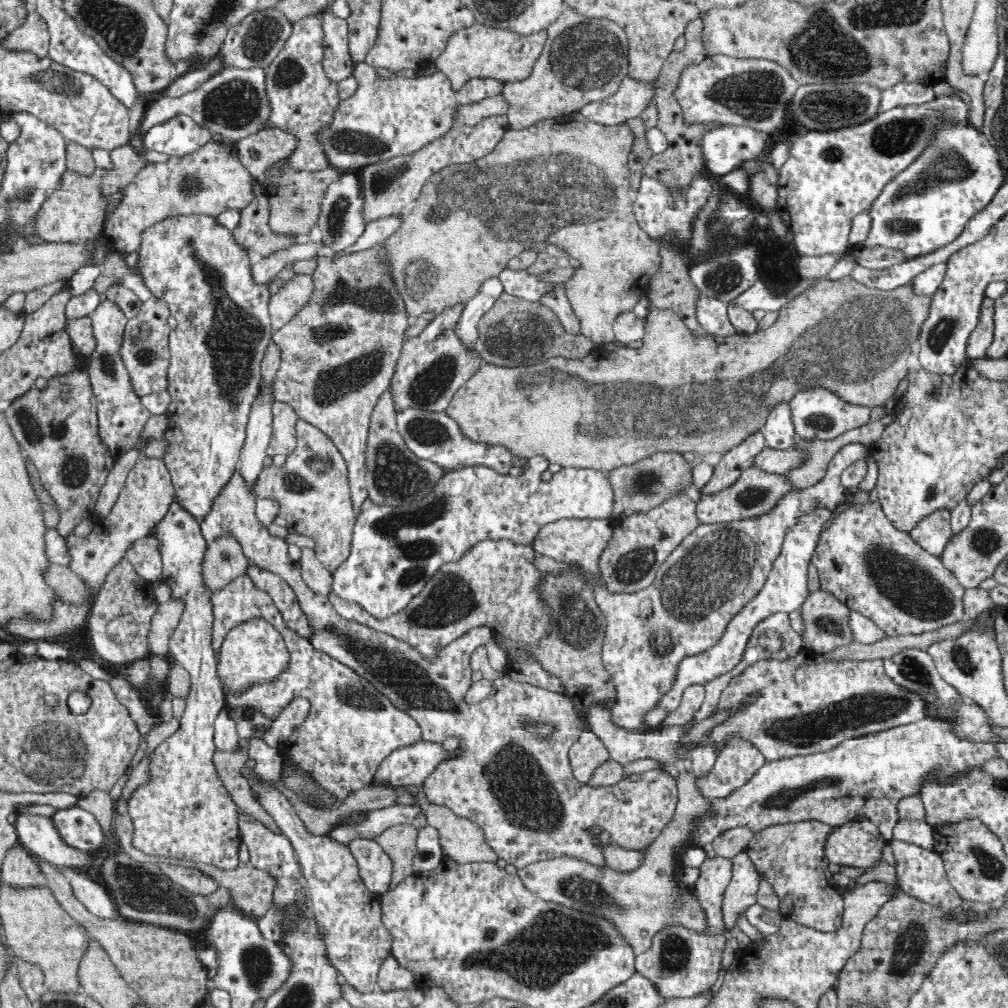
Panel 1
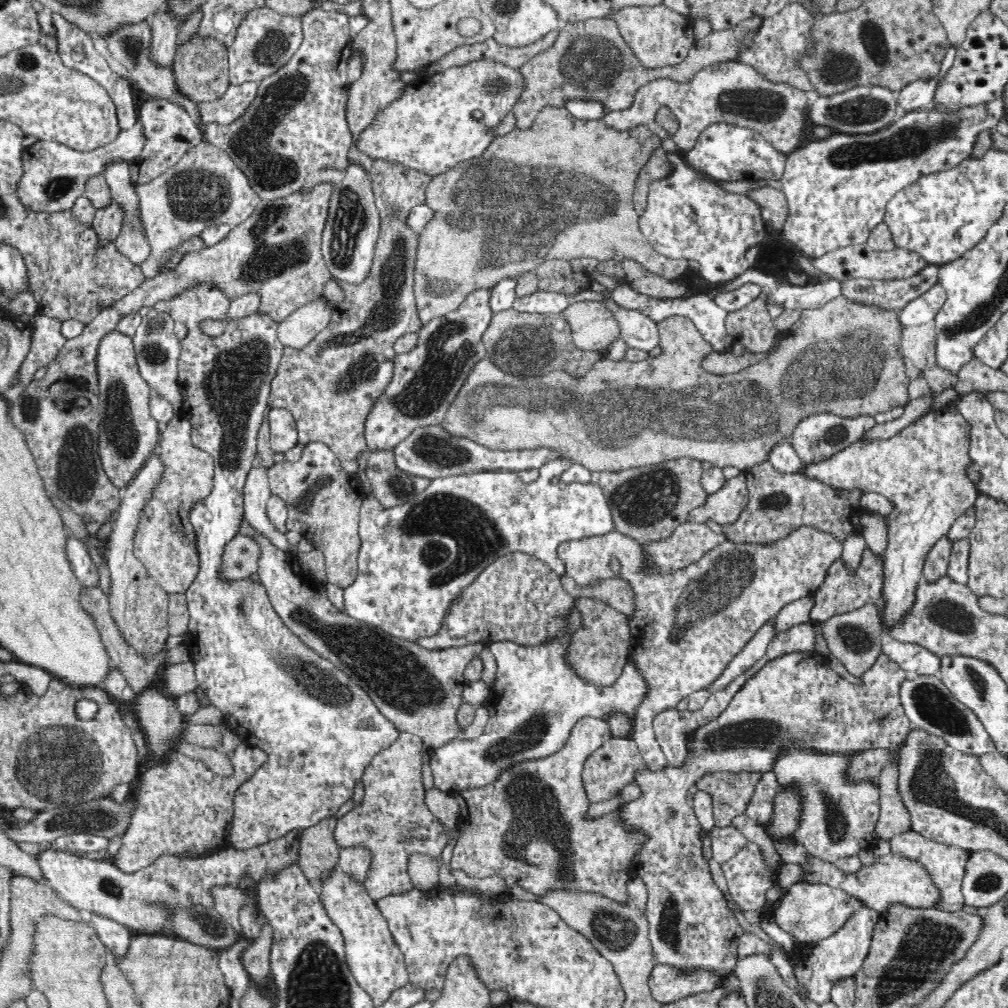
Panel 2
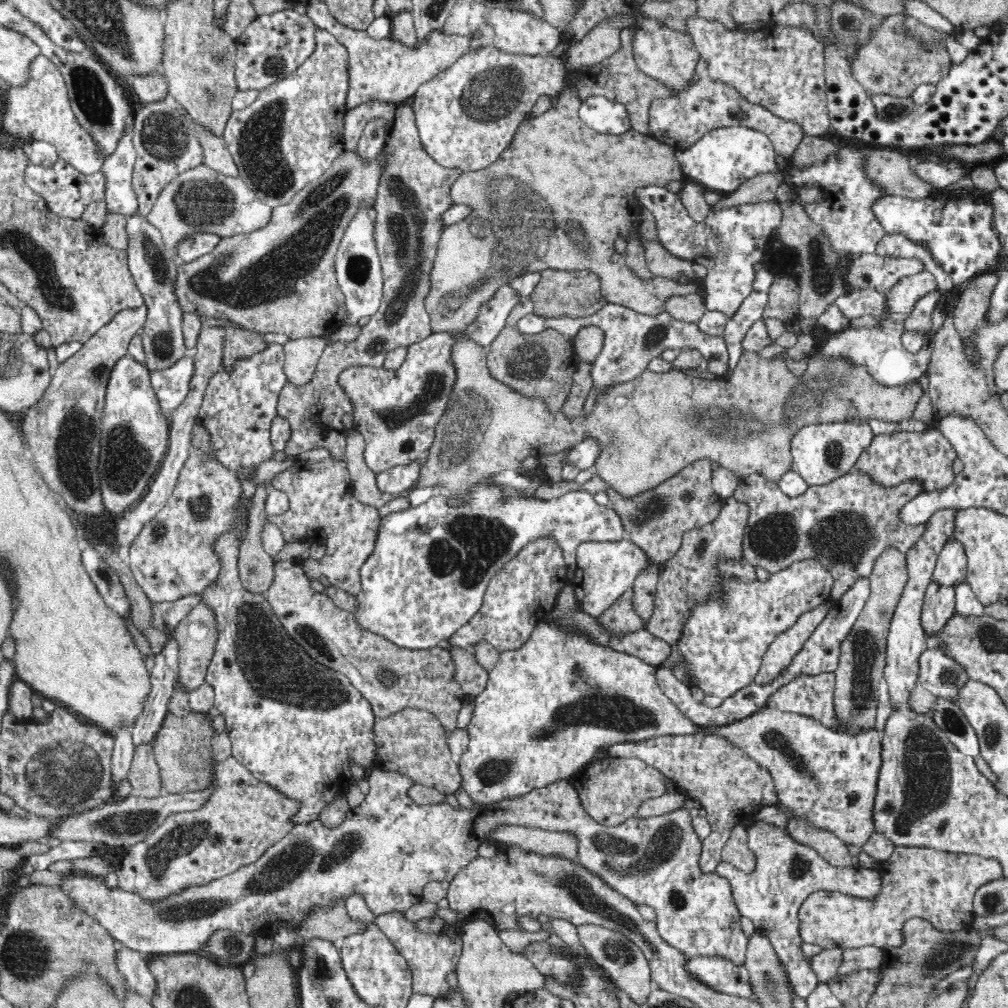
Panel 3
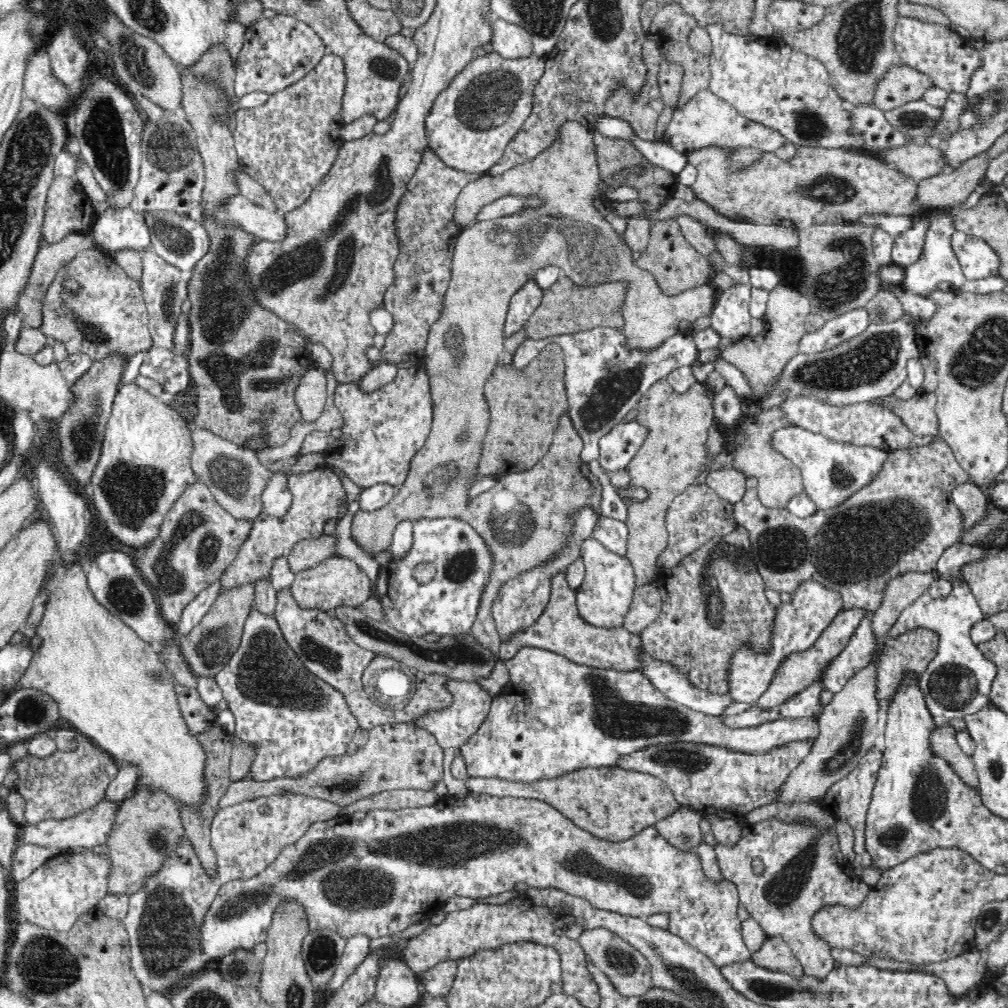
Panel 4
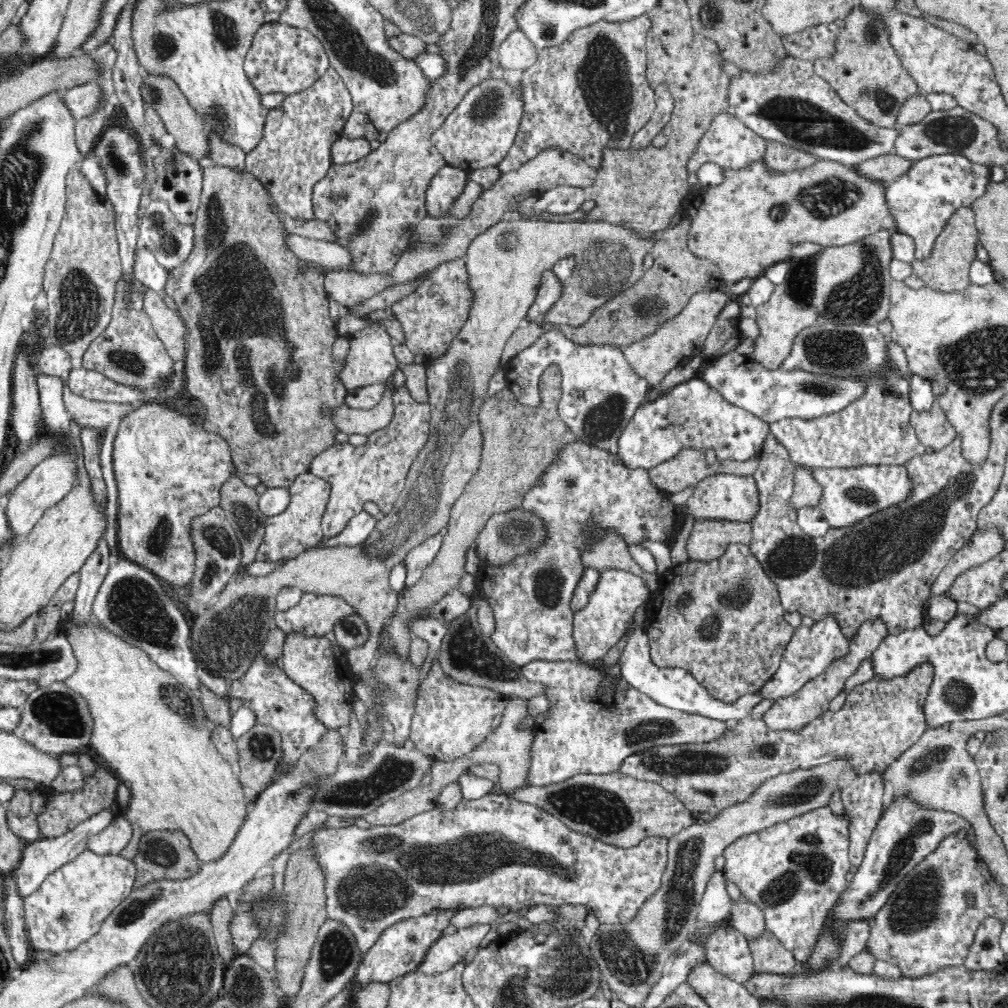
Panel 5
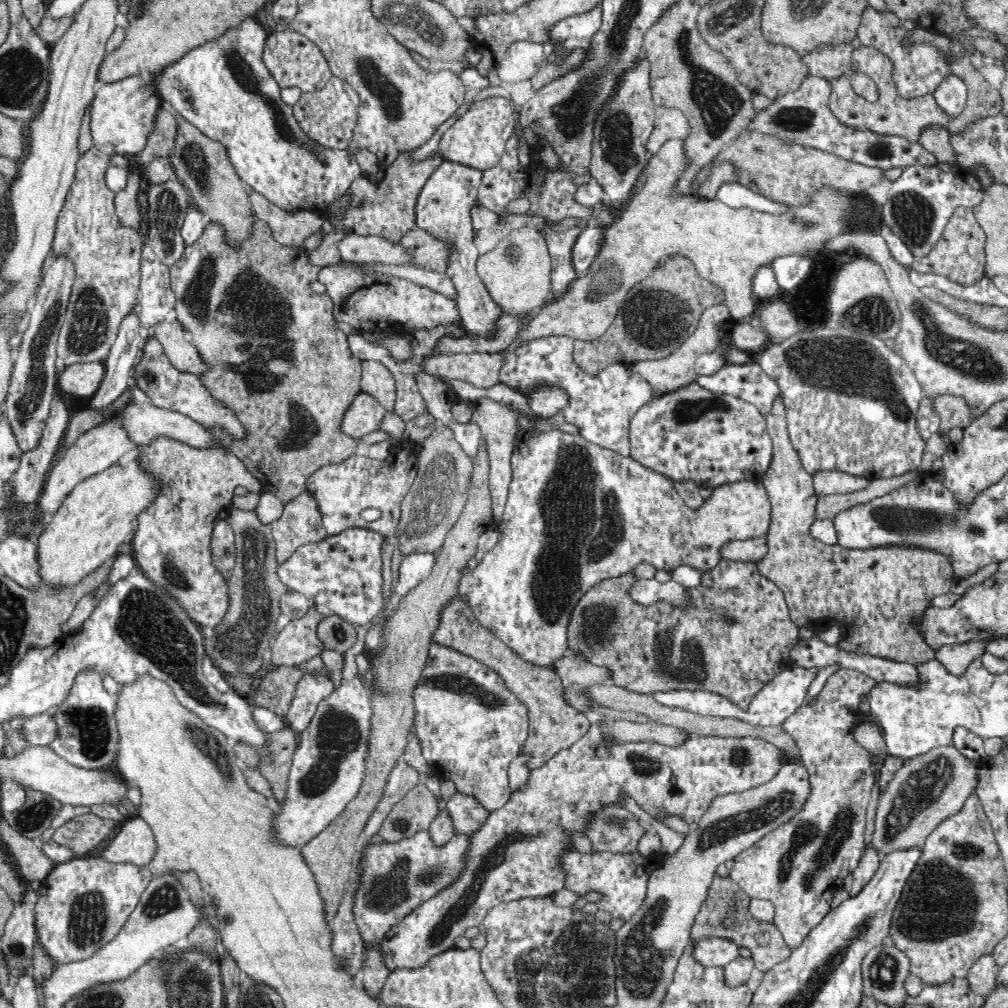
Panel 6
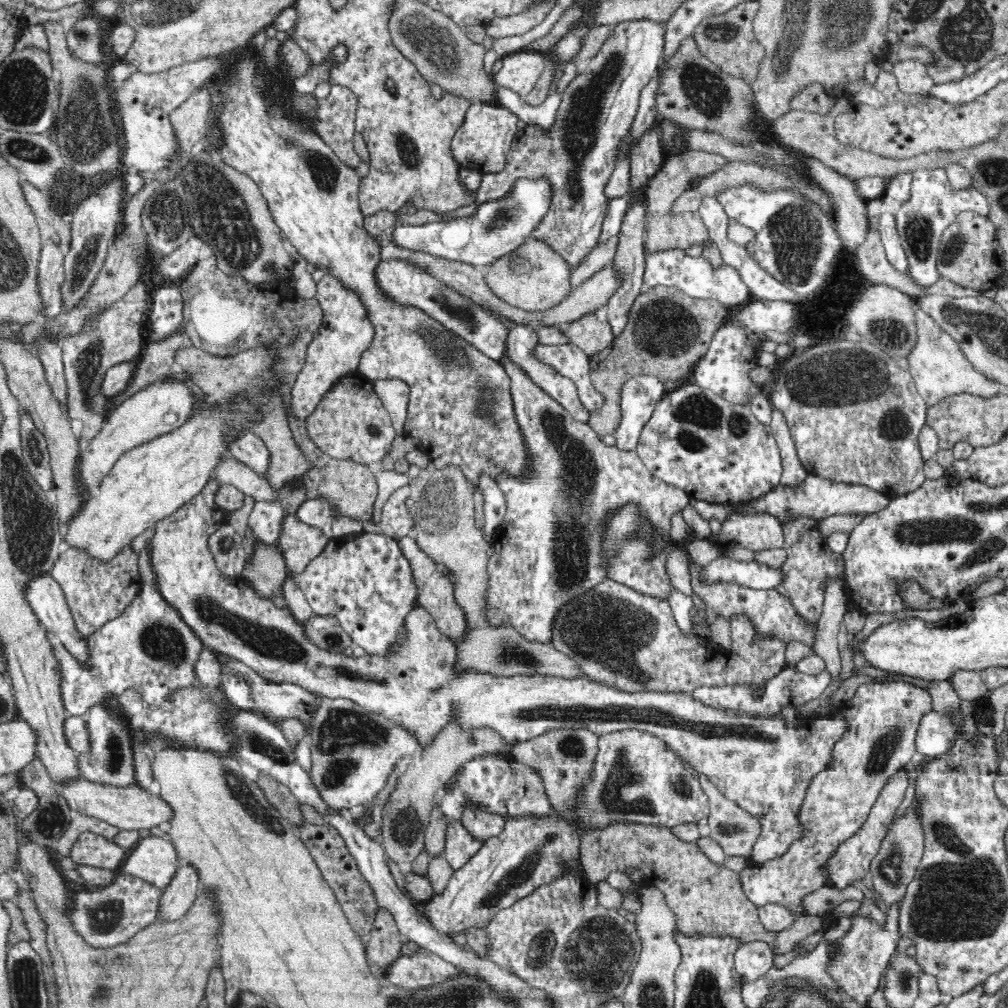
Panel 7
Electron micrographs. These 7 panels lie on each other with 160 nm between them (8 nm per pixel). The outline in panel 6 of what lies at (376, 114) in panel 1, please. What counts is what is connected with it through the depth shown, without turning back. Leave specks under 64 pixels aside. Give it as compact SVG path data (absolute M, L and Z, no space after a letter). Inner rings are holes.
M506 98L478 100L442 135L438 146L442 158L479 171L496 166L504 154L508 140L514 135L514 111L515 107Z

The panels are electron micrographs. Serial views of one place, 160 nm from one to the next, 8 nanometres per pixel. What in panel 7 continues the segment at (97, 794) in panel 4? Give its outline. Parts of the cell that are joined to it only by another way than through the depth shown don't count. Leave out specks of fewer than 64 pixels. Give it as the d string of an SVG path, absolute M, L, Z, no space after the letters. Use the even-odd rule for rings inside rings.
M82 832L72 844L70 858L76 864L87 864L112 872L121 870L127 852L115 842L110 842L101 834Z

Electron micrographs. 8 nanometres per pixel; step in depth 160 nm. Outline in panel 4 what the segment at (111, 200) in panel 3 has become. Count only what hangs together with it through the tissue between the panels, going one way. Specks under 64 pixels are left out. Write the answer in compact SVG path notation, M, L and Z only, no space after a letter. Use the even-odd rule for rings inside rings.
M110 205L105 212L100 213L94 218L94 224L88 228L95 242L98 242L100 246L104 248L110 248L110 250L128 250L128 248L134 248L138 254L151 246L151 236L146 224L143 212L134 212L130 208L112 209Z

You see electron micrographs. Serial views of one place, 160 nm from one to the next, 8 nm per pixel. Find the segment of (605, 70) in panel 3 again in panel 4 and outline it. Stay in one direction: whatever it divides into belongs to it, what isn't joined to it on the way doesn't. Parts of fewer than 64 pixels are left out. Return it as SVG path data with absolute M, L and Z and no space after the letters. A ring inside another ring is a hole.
M644 38L645 42L642 44L642 54L644 56L644 62L647 64L647 82L645 86L642 86L636 93L632 93L630 89L626 89L624 83L621 83L616 89L612 97L608 97L606 101L606 110L604 111L610 117L619 117L630 124L630 127L634 127L636 131L636 137L644 141L656 141L656 126L658 125L658 118L662 111L665 110L665 103L662 99L662 94L658 85L659 74L659 50L657 46L647 38Z

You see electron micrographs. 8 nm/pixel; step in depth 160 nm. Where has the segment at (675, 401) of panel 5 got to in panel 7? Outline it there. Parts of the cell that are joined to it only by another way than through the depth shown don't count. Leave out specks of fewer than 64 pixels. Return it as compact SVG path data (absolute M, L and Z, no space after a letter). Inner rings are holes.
M694 382L665 393L640 432L636 451L656 478L681 488L691 499L721 506L734 501L758 500L772 492L780 484L783 470L779 445L769 425L762 424L750 408L732 404Z

